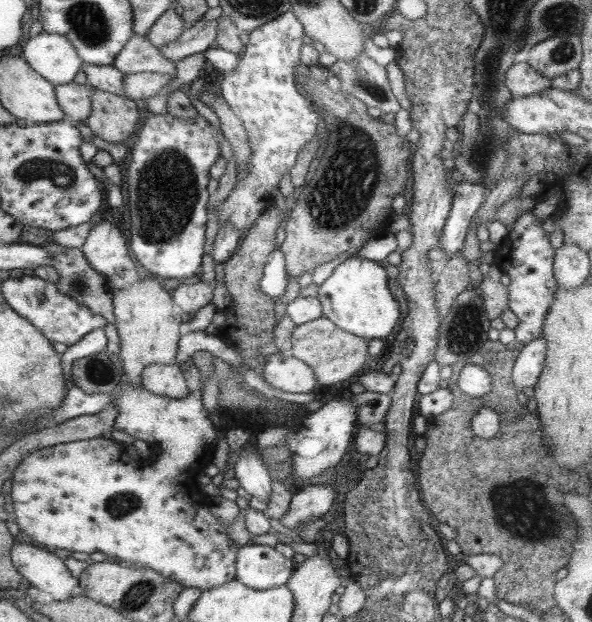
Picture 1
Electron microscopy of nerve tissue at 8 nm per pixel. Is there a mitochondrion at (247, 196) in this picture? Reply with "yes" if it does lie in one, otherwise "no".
no

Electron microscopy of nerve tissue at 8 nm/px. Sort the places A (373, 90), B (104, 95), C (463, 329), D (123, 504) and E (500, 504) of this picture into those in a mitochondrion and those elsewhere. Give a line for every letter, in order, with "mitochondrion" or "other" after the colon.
A: mitochondrion
B: other
C: mitochondrion
D: mitochondrion
E: mitochondrion

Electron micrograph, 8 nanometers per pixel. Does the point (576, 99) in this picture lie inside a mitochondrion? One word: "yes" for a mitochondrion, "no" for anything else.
no

